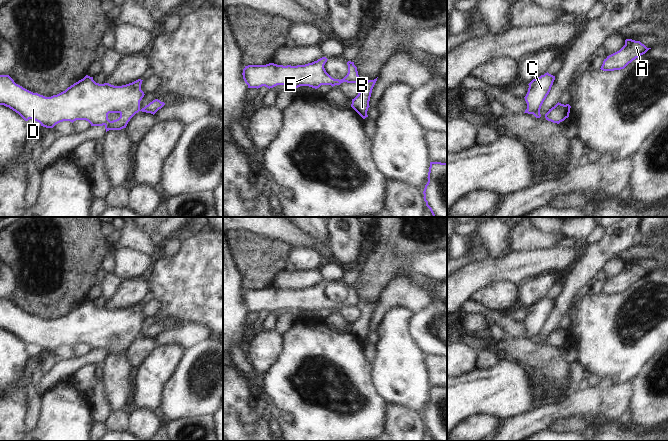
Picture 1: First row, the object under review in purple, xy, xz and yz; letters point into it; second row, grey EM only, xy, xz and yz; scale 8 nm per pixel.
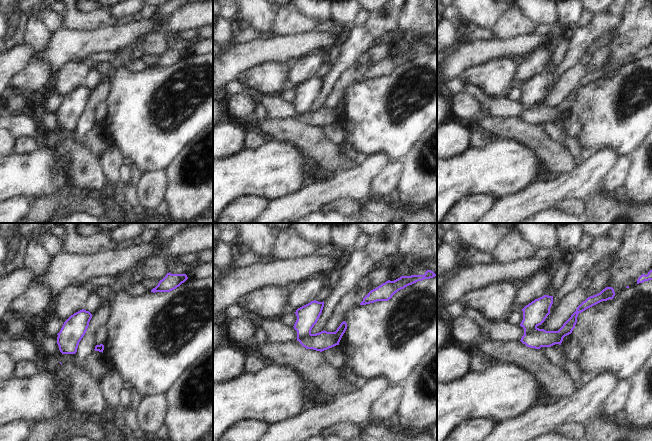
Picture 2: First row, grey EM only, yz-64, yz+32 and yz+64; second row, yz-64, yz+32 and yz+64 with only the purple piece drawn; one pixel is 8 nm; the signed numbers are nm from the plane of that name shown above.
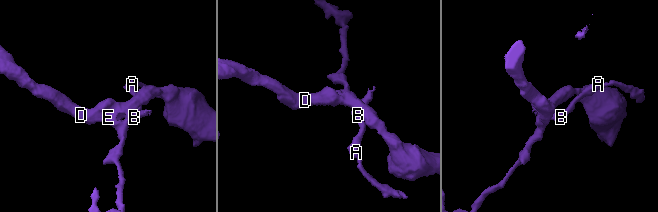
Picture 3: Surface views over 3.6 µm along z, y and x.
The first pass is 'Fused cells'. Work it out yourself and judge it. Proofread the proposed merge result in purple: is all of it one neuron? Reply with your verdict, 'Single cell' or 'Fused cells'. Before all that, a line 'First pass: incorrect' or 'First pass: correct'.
First pass: correct
Fused cells.

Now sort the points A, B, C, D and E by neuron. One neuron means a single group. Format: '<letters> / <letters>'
A B / C D E

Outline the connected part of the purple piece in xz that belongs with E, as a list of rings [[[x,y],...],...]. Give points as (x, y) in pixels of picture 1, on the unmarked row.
[[[326,281],[305,289],[283,290],[274,287],[266,289],[248,289],[243,293],[243,303],[248,312],[265,310],[273,312],[277,309],[287,309],[294,313],[300,310],[319,312],[321,309],[340,309],[343,306],[356,307],[359,304],[357,291],[348,285],[348,297],[339,304],[332,302],[325,294]]]

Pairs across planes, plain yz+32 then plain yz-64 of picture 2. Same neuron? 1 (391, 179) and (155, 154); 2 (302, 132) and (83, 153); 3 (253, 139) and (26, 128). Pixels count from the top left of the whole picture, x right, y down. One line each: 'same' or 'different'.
1: different
2: different
3: different

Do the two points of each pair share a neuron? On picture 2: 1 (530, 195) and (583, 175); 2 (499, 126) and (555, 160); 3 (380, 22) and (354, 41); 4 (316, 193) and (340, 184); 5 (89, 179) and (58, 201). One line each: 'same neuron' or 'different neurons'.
1: same neuron
2: same neuron
3: same neuron
4: same neuron
5: different neurons

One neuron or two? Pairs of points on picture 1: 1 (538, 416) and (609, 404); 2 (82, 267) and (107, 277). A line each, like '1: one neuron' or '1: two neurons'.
1: two neurons
2: two neurons

